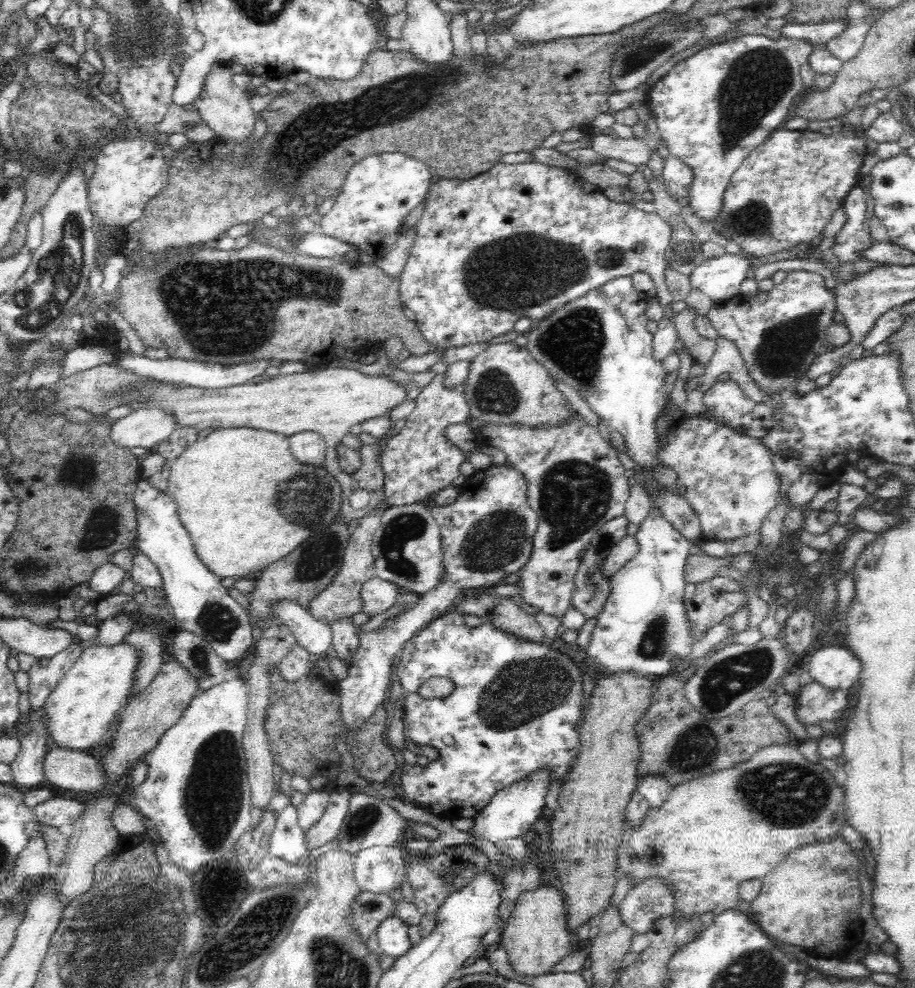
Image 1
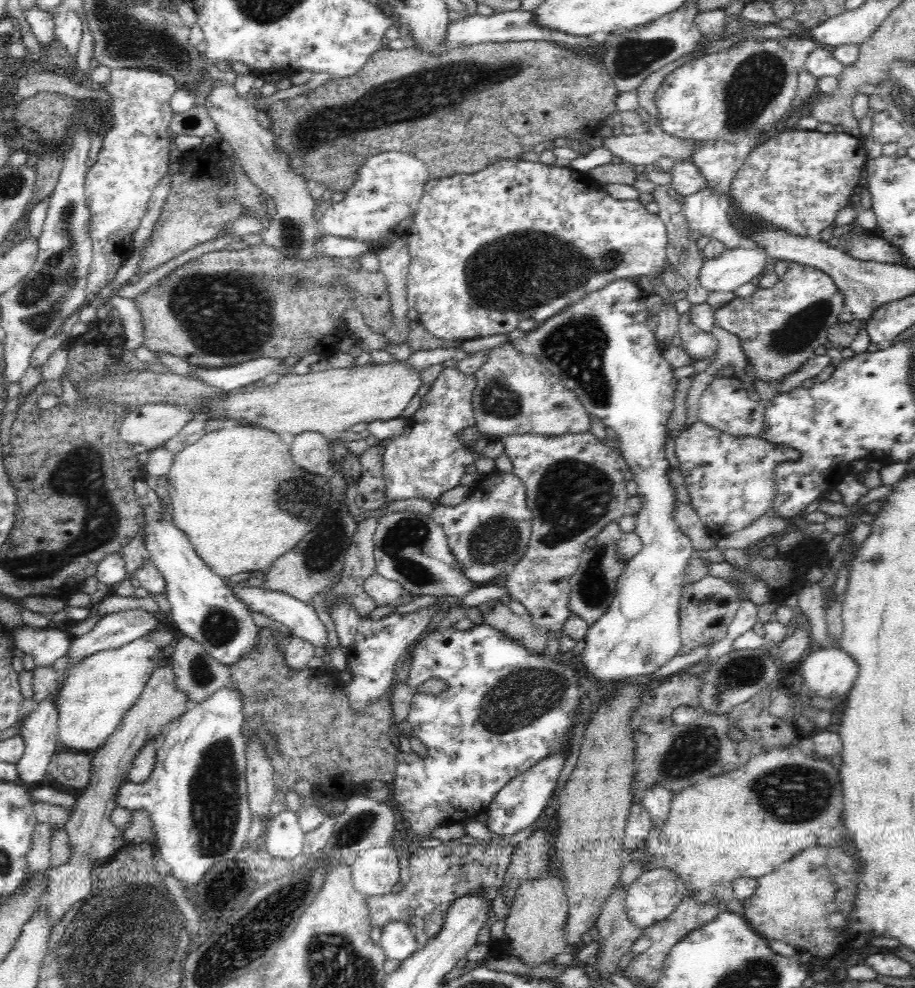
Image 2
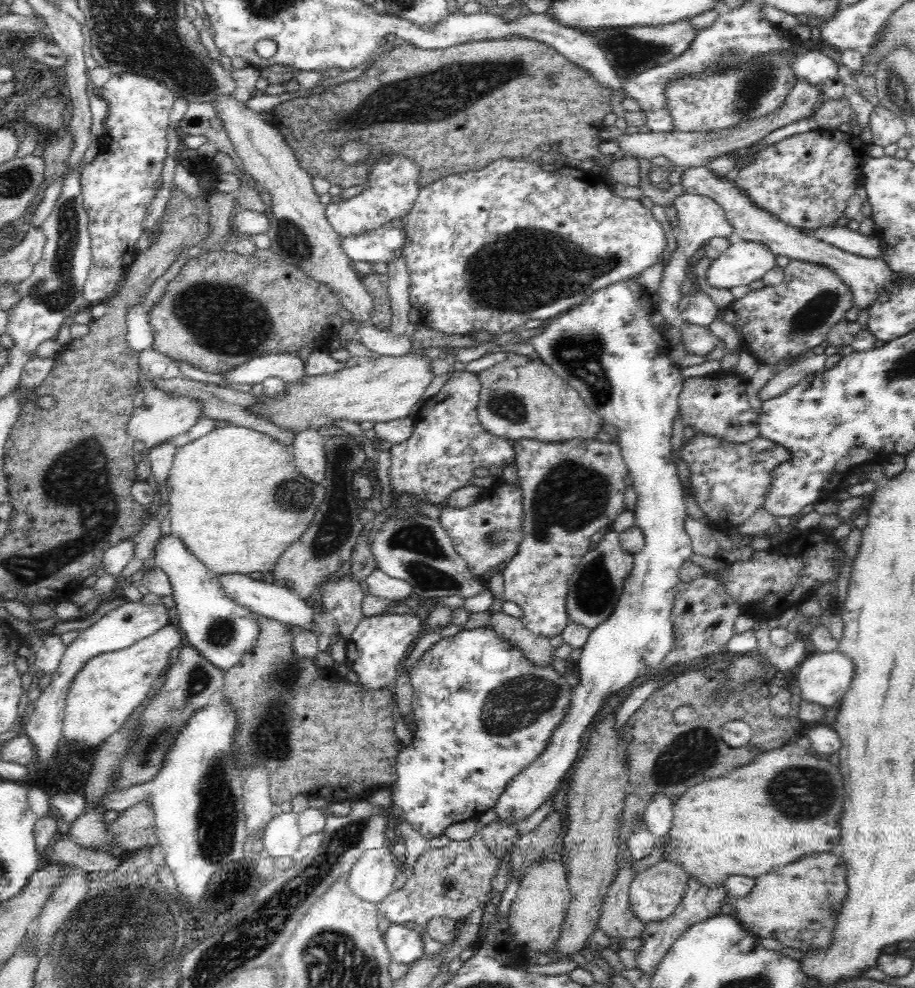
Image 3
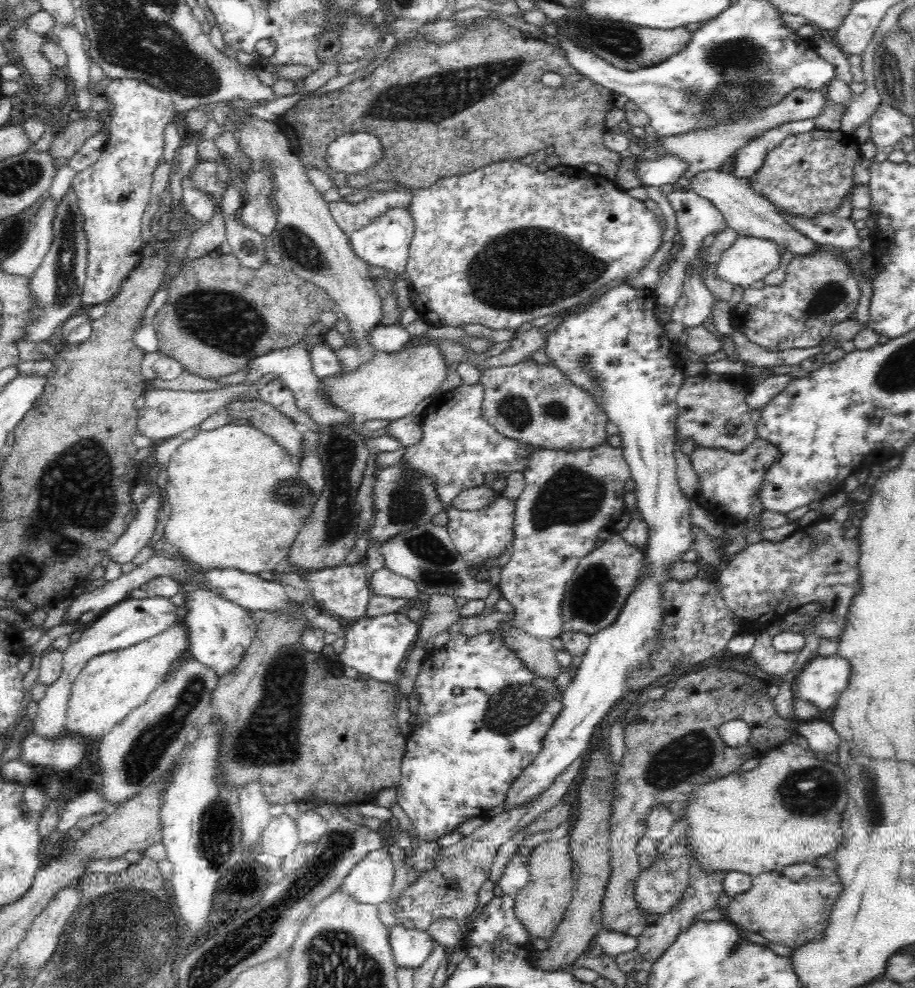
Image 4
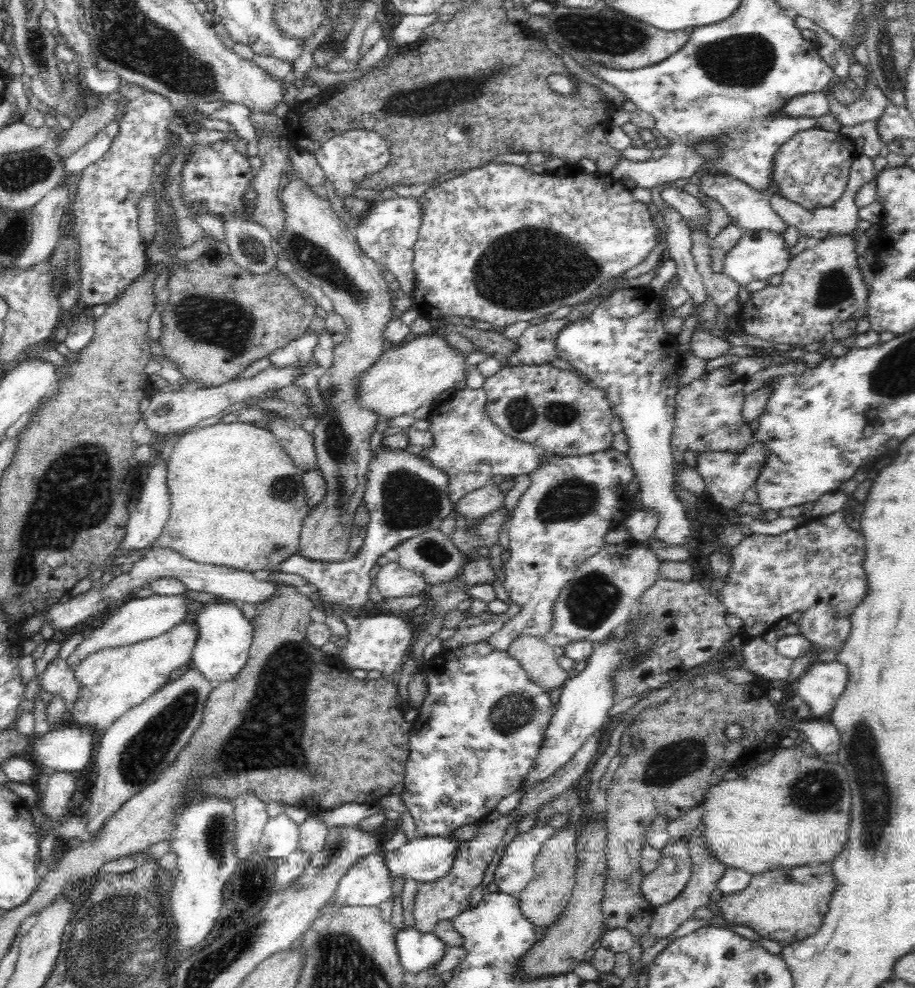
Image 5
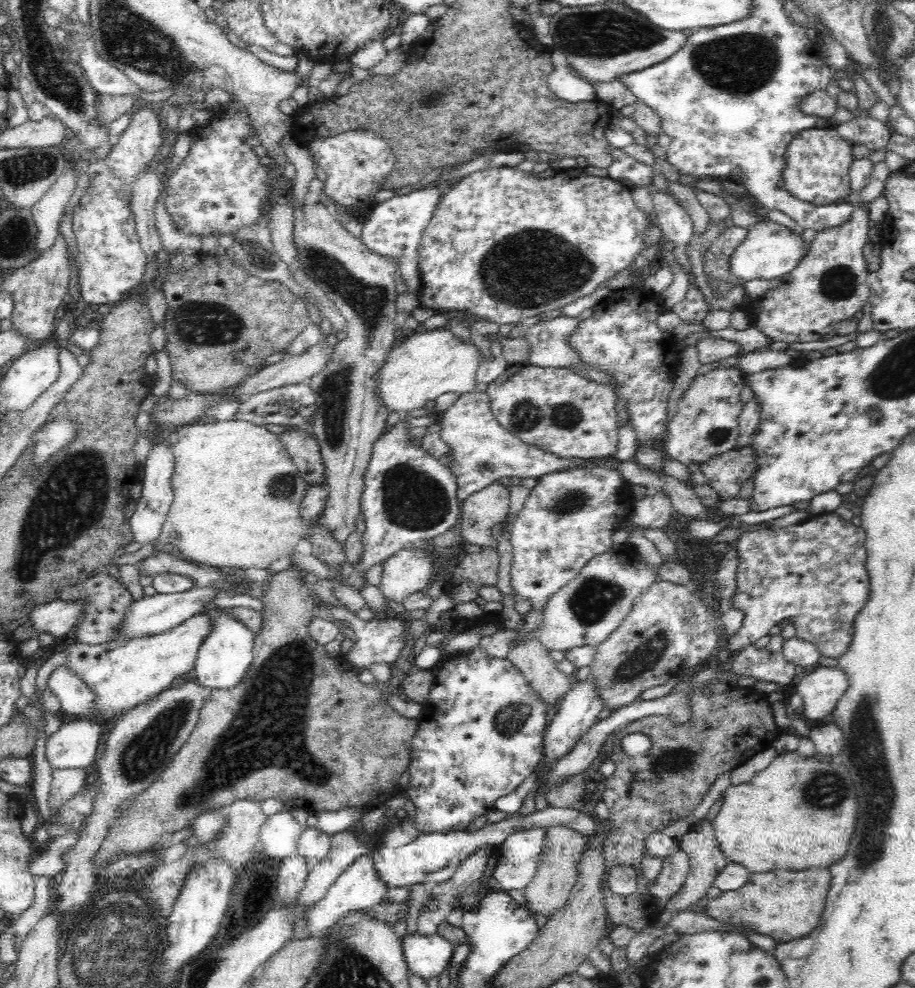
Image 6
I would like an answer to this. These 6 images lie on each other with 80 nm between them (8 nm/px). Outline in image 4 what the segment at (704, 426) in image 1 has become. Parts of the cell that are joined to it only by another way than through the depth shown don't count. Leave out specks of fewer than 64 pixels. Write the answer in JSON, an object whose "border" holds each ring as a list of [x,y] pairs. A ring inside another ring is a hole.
{"border":[[[758,436],[743,452],[736,454],[726,448],[697,446],[689,455],[693,470],[698,475],[698,492],[695,498],[700,506],[710,510],[724,526],[744,521],[753,512],[752,501],[754,496],[758,497],[764,475],[780,460],[780,456],[780,451],[774,444]]]}

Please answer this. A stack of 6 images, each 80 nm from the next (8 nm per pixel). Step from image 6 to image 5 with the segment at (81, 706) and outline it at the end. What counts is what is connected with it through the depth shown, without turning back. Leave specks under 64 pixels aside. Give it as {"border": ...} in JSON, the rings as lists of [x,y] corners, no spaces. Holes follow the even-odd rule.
{"border":[[[58,655],[47,664],[39,684],[43,692],[63,696],[67,710],[74,706],[74,700],[78,700],[78,683],[76,683],[75,673],[66,667],[66,659]]]}

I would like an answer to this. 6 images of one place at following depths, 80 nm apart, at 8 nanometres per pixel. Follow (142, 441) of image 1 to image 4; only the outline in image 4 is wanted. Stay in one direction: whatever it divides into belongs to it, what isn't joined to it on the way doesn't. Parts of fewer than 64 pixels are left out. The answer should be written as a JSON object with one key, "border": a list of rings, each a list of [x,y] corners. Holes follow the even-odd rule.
{"border":[[[145,382],[145,394],[143,396],[146,399],[146,404],[144,404],[144,408],[137,410],[136,432],[150,439],[150,444],[153,444],[157,440],[166,440],[184,431],[194,430],[202,420],[244,395],[249,386],[251,385],[248,383],[241,383],[210,392],[183,392],[155,388],[150,382]]]}

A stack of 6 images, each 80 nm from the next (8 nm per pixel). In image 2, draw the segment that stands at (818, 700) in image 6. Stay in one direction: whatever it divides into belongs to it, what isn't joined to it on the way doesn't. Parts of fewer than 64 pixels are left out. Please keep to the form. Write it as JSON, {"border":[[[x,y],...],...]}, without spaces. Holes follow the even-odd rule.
{"border":[[[814,647],[803,657],[801,673],[811,694],[830,698],[847,694],[859,668],[840,647]]]}

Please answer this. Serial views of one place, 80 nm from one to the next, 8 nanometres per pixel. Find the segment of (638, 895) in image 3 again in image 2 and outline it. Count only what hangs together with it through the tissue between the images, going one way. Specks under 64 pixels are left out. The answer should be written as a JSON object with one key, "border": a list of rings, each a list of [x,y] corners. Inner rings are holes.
{"border":[[[652,870],[643,872],[639,878],[626,888],[624,911],[628,921],[640,928],[643,932],[655,922],[670,916],[684,897],[682,880],[674,872],[668,870]]]}

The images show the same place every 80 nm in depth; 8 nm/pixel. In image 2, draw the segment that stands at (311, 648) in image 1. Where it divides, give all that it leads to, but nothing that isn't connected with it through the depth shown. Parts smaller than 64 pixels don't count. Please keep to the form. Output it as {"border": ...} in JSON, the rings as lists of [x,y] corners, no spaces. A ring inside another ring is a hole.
{"border":[[[239,584],[233,587],[233,593],[236,599],[240,599],[242,603],[246,603],[254,612],[262,612],[268,618],[272,618],[272,620],[288,626],[291,636],[298,637],[310,643],[310,646],[314,647],[314,649],[321,647],[327,650],[328,633],[326,627],[320,621],[318,613],[314,611],[314,608],[310,604],[295,600],[282,592],[264,591],[262,587],[246,588]]]}

